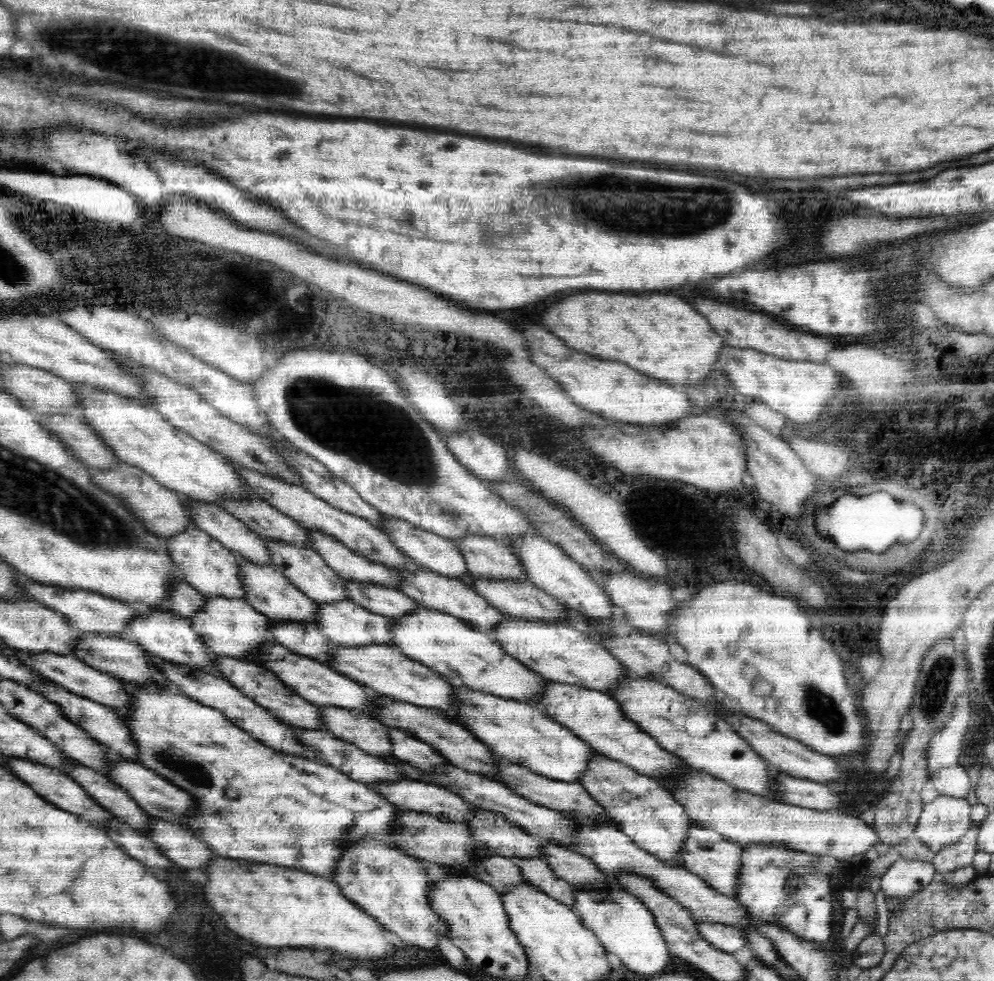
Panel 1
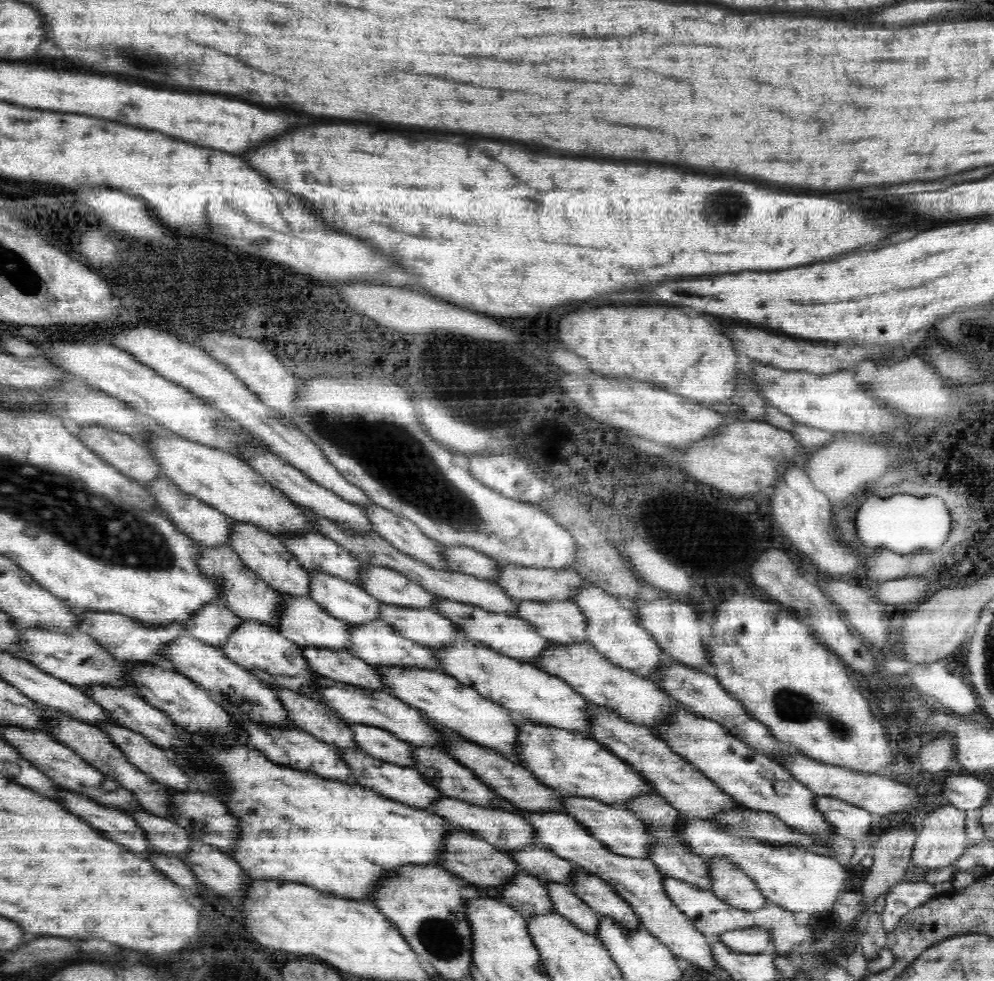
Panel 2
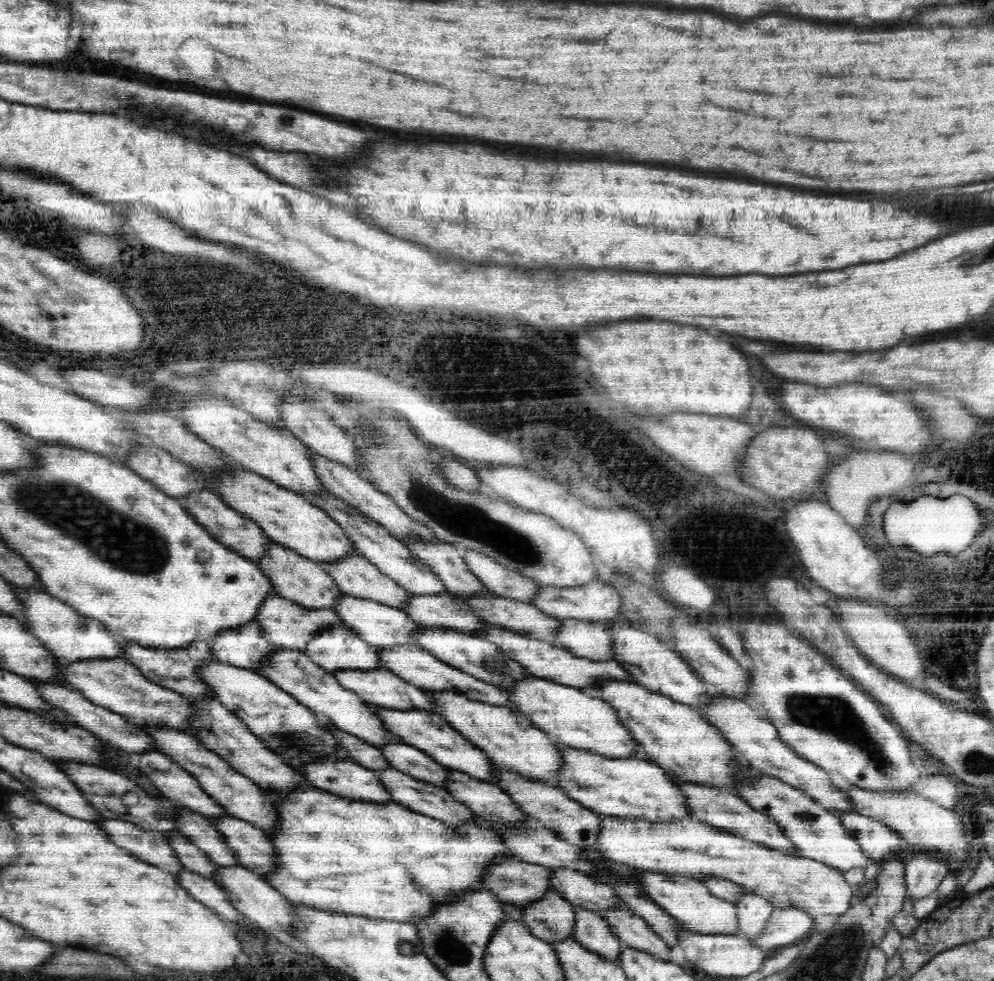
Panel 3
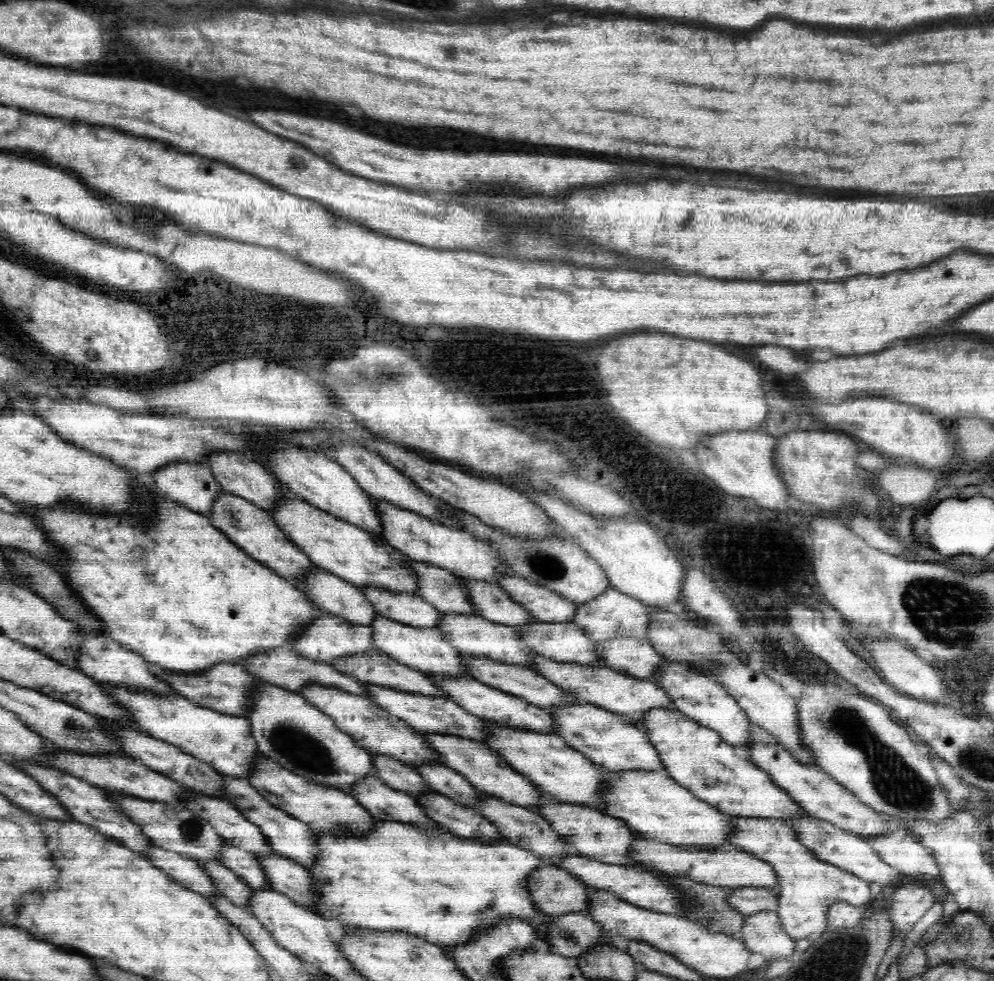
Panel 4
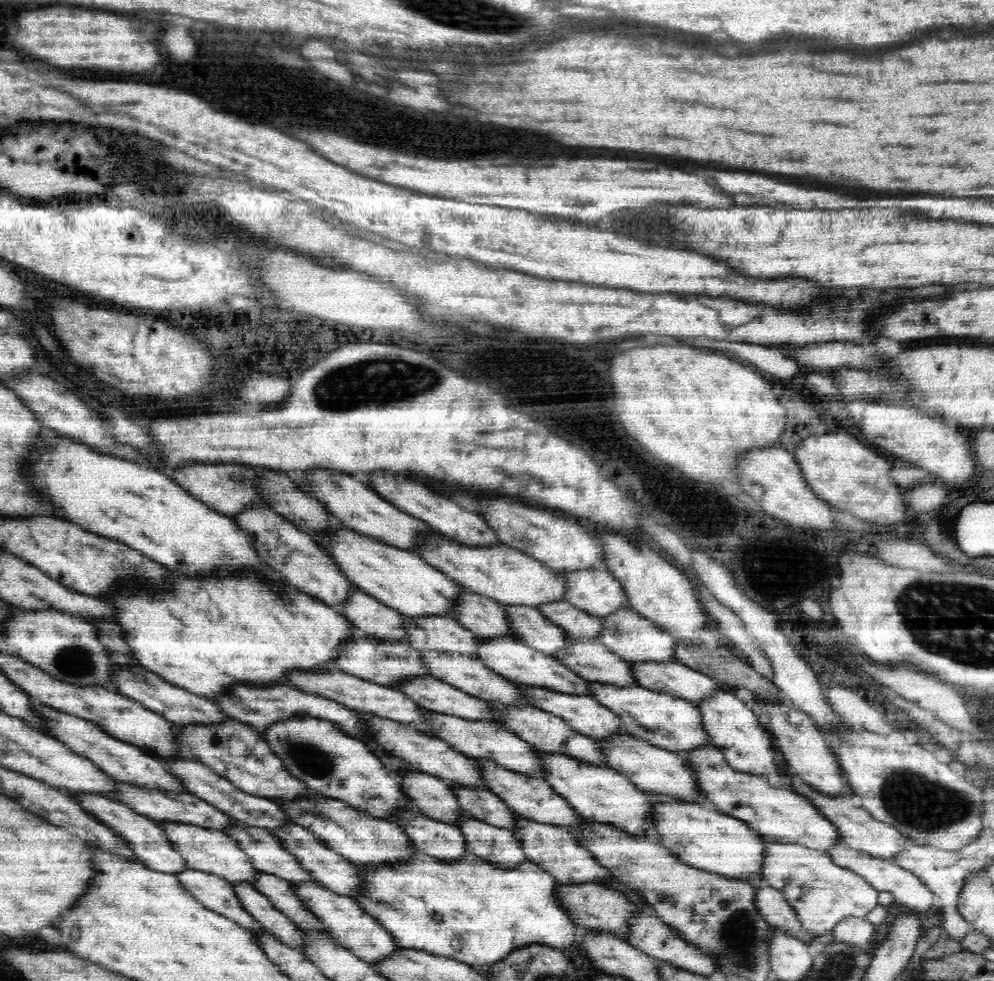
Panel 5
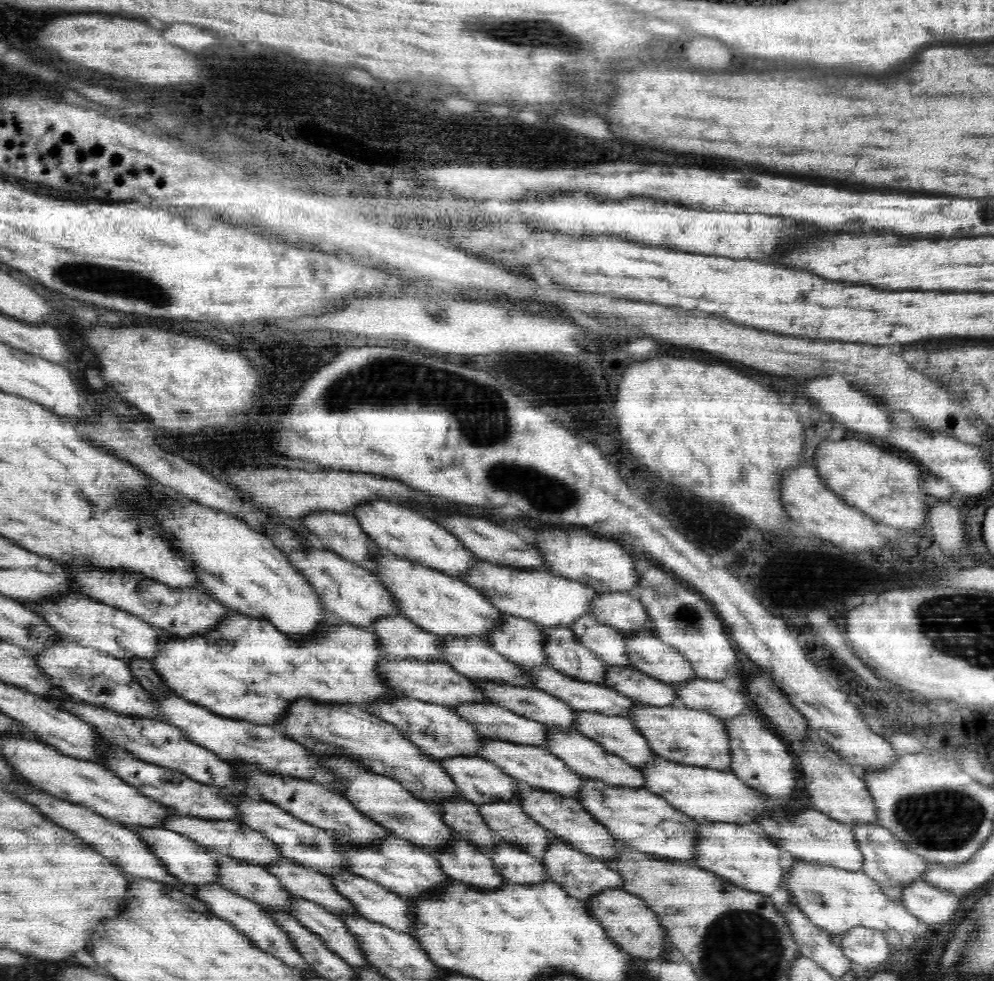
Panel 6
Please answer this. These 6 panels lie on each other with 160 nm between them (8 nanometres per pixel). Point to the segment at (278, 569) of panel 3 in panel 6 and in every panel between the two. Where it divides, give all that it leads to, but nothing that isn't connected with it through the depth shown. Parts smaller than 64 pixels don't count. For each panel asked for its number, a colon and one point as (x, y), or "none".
4: (330, 594)
5: (370, 618)
6: (399, 638)

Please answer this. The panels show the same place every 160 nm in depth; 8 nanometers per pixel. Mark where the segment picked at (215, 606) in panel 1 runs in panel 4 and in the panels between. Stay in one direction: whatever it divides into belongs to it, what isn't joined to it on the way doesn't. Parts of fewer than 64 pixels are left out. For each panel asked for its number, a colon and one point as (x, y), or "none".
2: (259, 648)
3: (293, 671)
4: (376, 730)

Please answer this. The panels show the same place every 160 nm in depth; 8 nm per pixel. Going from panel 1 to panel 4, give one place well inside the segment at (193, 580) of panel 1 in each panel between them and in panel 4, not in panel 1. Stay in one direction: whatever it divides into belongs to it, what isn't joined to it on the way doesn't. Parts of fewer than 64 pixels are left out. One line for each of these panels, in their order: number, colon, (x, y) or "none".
2: (249, 597)
3: (286, 624)
4: (329, 637)

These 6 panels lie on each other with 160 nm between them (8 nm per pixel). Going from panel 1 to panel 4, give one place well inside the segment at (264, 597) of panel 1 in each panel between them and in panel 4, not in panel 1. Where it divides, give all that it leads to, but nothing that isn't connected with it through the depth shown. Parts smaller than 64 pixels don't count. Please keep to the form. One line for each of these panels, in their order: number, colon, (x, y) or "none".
2: (302, 621)
3: (339, 648)
4: (374, 667)

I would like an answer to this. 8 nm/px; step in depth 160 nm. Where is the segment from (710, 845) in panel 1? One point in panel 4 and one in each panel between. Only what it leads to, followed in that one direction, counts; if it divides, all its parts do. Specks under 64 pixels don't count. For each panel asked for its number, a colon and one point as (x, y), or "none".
2: (729, 883)
3: (753, 911)
4: (762, 933)

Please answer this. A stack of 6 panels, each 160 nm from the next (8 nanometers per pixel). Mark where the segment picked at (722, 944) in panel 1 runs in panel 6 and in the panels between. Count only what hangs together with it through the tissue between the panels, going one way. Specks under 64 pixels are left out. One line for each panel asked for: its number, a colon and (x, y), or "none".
2: (753, 940)
3: (786, 925)
4: (808, 886)
5: (821, 893)
6: (836, 900)

